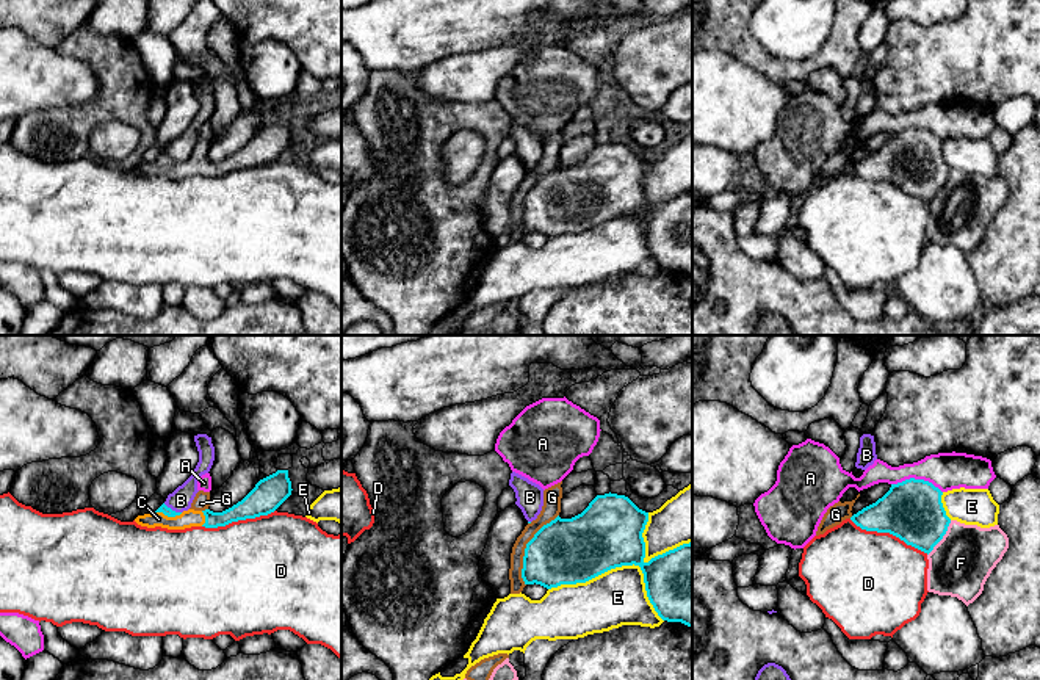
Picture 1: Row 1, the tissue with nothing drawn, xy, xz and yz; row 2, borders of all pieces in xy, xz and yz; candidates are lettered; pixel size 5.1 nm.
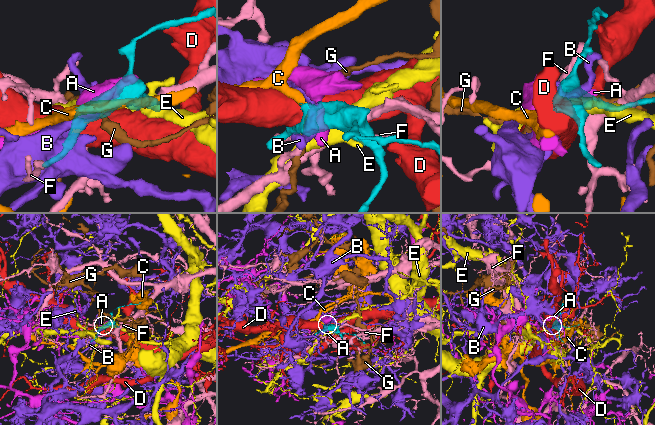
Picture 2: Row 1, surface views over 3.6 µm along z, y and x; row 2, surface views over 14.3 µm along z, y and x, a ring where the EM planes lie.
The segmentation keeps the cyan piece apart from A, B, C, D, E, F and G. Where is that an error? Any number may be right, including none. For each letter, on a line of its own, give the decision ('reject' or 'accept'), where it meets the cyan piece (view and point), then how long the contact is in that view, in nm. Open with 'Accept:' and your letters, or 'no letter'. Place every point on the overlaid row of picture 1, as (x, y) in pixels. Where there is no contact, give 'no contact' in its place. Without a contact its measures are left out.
Accept: C
A: reject; contact yz (917, 480); length 260 nm
B: reject; contact xy (171, 510); length 110 nm
C: accept; contact xy (166, 514); length 160 nm
D: reject; contact yz (888, 531); length 440 nm
E: reject; contact xz (621, 566); length 600 nm
F: reject; contact yz (942, 538); length 220 nm
G: reject; contact xz (525, 549); length 400 nm

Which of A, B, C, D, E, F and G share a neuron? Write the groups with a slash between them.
A / B / C / D / E / F / G

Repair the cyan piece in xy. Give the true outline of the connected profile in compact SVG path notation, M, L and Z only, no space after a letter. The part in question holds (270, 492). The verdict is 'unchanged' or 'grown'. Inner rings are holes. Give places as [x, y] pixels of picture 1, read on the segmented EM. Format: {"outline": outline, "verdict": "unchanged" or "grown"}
{"outline": "M277 470L260 479L241 501L222 512L213 512L210 509L175 512L163 503L155 512L138 515L135 522L147 528L161 526L168 530L185 530L191 526L218 528L232 522L274 512L291 495L291 490L288 470Z", "verdict": "grown"}

